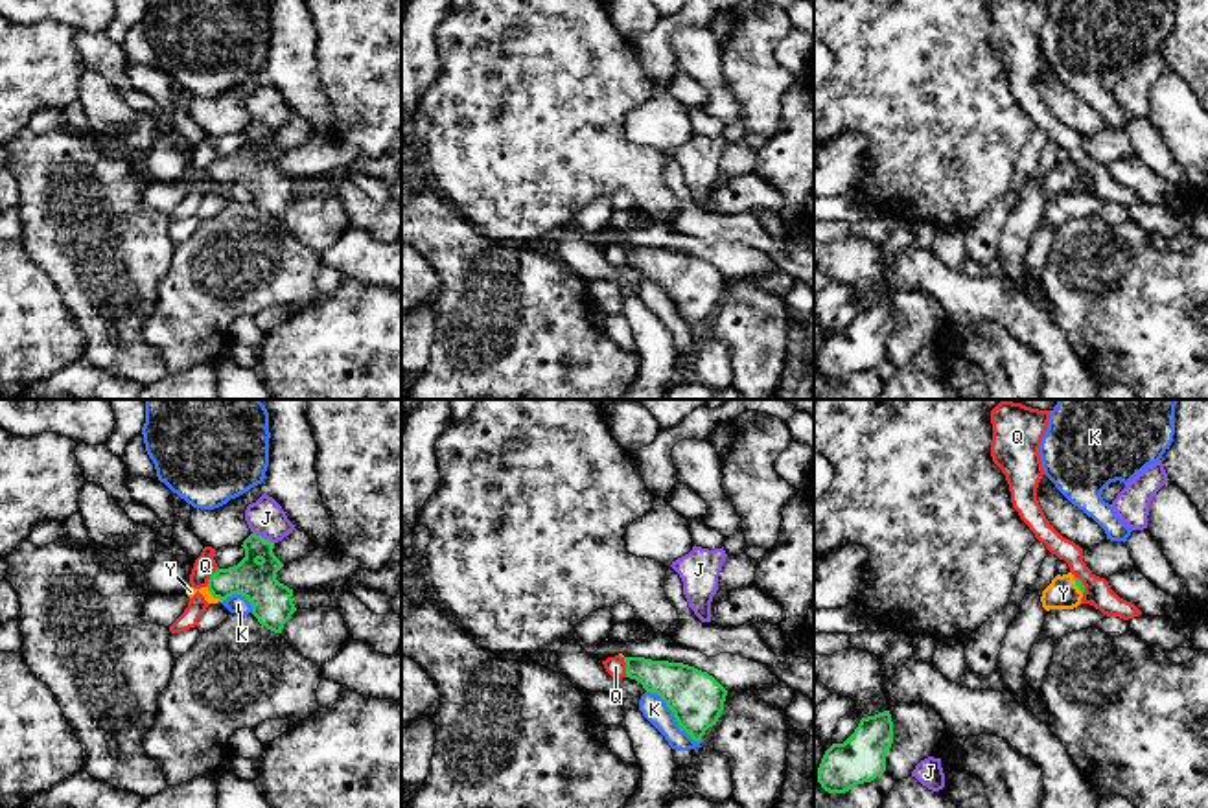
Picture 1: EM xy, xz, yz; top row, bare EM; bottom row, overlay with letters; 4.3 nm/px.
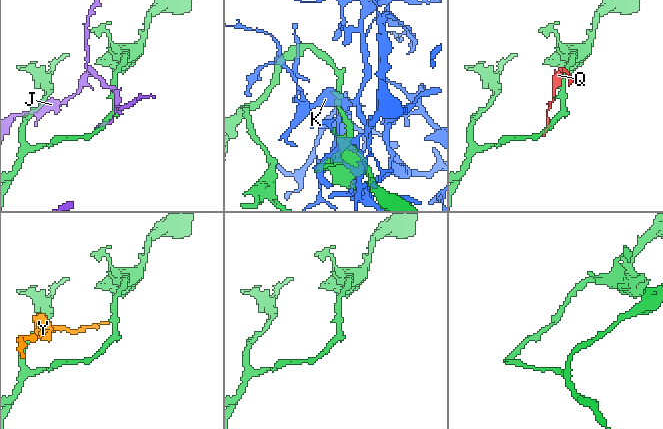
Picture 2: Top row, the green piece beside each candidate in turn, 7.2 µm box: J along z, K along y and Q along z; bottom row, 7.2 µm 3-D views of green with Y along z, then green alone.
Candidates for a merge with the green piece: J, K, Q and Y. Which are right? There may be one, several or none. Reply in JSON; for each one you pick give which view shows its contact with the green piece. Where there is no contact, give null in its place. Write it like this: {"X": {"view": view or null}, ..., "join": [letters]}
{"Y": {"view": "xy"}, "join": ["Y"]}

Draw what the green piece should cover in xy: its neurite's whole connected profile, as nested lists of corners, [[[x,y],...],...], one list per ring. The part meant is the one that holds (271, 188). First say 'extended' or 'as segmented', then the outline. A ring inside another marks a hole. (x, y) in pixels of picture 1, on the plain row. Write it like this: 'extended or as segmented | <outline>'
extended | [[[250,121],[243,133],[245,145],[228,156],[217,156],[206,175],[190,175],[186,182],[192,186],[197,179],[208,191],[217,191],[232,182],[245,184],[252,193],[252,202],[261,214],[274,221],[282,221],[284,212],[296,199],[293,191],[293,177],[276,167],[276,160],[284,151],[274,144],[274,131]]]

